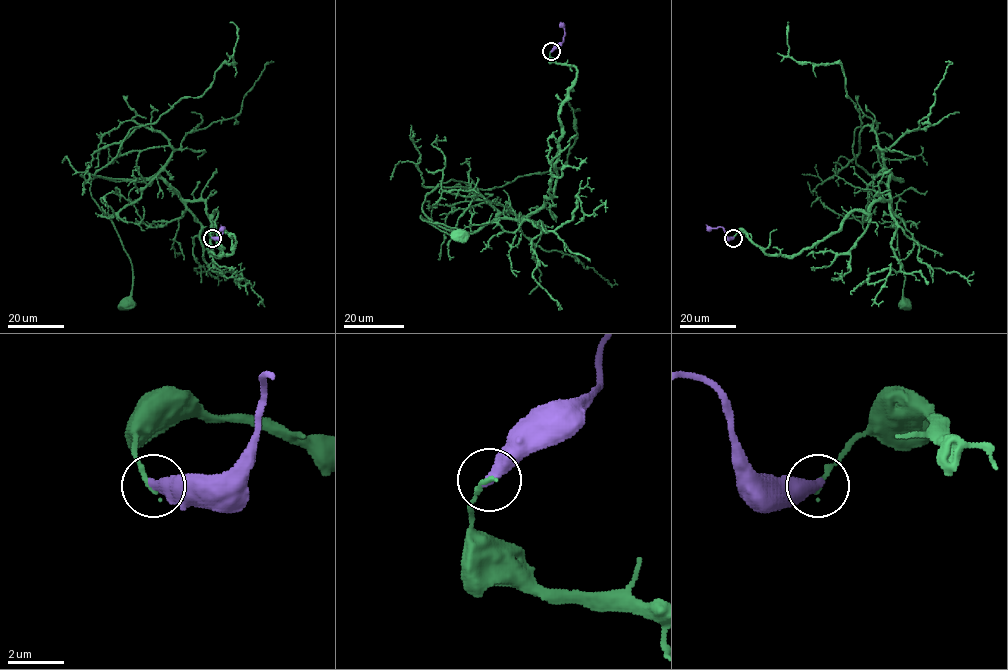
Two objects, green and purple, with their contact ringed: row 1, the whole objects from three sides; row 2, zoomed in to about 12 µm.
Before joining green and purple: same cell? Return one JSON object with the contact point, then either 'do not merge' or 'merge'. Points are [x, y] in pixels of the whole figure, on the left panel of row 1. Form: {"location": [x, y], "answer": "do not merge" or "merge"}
{"location": [212, 238], "answer": "do not merge"}

